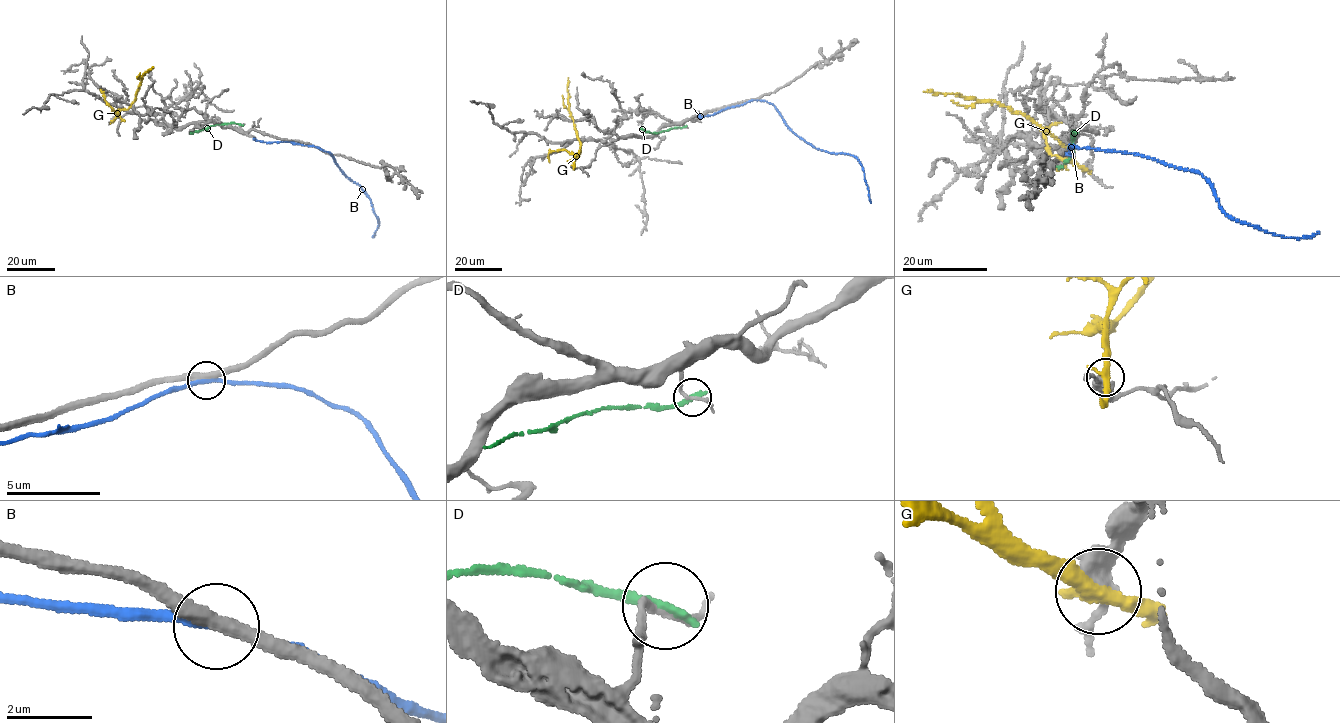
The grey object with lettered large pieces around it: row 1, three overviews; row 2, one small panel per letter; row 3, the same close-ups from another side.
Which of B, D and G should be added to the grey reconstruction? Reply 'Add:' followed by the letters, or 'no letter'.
Add: B

